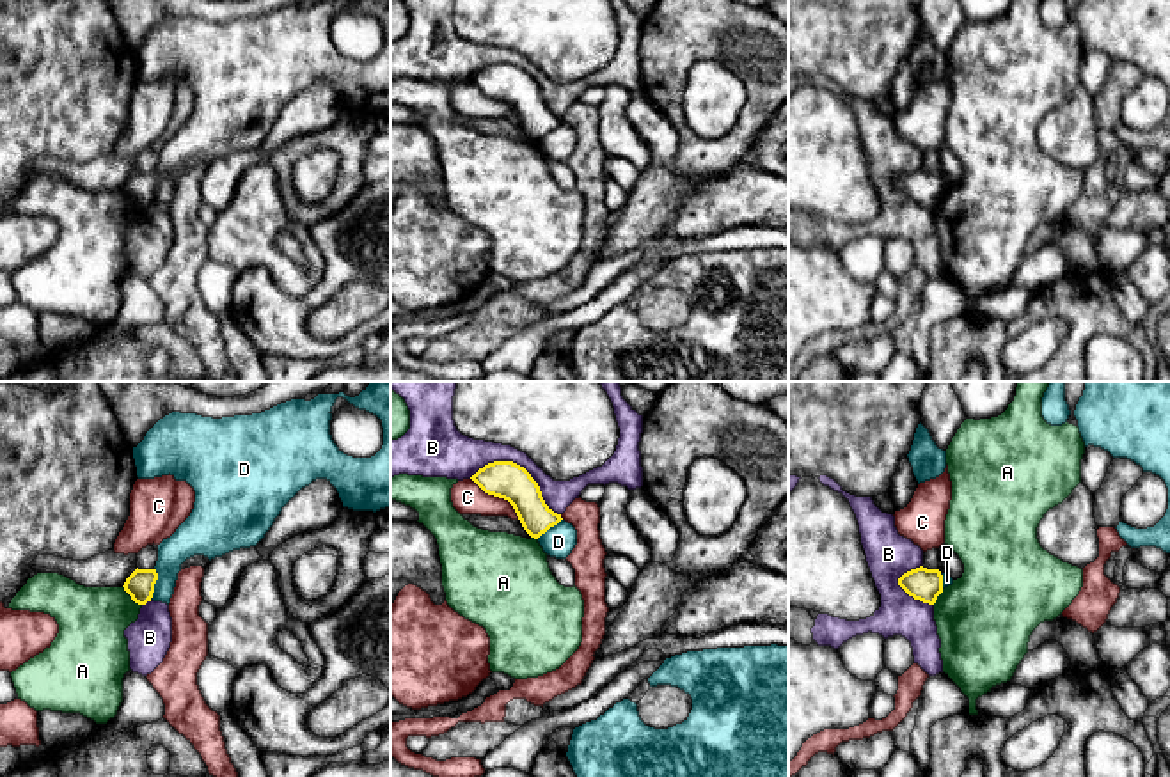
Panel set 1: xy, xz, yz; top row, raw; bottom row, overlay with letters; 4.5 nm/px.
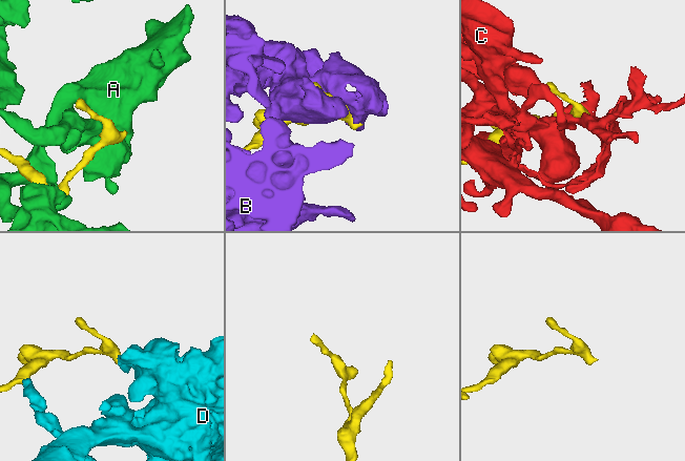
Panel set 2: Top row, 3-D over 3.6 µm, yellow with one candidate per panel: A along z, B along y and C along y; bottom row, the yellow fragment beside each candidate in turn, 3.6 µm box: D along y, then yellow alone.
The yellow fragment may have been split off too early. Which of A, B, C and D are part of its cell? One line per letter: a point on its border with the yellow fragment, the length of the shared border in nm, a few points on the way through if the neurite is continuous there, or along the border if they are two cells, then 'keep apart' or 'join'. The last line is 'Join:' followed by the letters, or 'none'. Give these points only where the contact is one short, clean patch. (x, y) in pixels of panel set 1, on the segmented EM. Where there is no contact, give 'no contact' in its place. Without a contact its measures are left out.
A: xy (130, 595) | 130 nm | keep apart
B: xz (519, 465) | 440 nm | keep apart
C: xz (498, 495) | 300 nm | keep apart
D: xy (155, 582) | 150 nm | keep apart
Join: none

